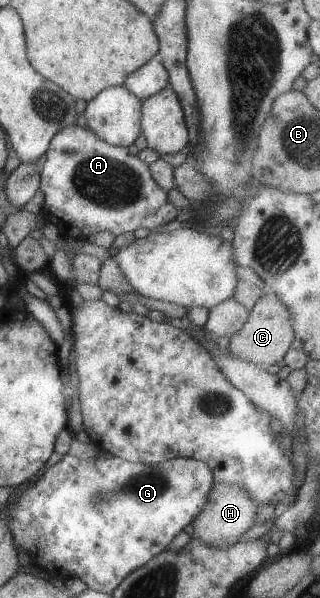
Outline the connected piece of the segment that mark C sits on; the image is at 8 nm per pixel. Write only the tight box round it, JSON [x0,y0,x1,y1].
[227,292,295,368]

